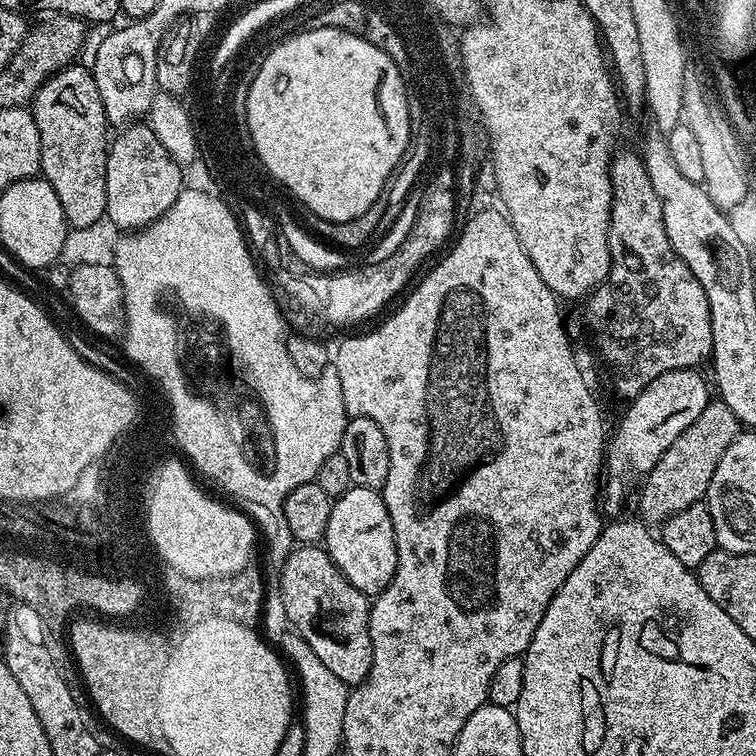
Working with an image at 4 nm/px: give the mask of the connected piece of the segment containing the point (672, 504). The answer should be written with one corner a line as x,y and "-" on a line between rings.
718,398
708,403
702,414
675,438
657,464
643,477
638,488
639,519
649,526
660,526
674,514
686,510
686,506
701,503
708,495
708,483
710,478
714,478
714,470
722,454
726,454
726,446
730,446
741,431
742,425
734,418
734,410
730,410
730,406

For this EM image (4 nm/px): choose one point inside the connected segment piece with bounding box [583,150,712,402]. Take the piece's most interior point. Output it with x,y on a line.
650,316

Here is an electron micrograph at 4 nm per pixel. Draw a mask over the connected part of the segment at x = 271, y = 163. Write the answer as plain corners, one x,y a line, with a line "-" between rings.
337,28
310,29
300,31
279,41
269,52
269,56
262,62
261,69
250,86
249,98
246,102
249,133
253,144
260,144
260,157
268,160
268,168
276,172
286,184
294,185
295,192
300,192
303,200
308,200
312,208
322,210
324,216
336,216
341,220
358,218
360,212
368,209
374,190
380,184
382,174
388,173
390,162
396,161
398,146
404,145
404,107
407,106
404,83
400,77
398,67
378,46
350,34
346,30

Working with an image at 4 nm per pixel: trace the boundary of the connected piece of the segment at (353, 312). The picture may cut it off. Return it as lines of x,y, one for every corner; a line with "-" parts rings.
444,166
439,171
420,196
420,213
417,214
408,237
401,242
400,249
390,253
385,260
368,264
365,268
352,266
331,274
312,274
308,276
309,280
303,276
303,271
300,273
291,272
288,268
282,269
280,281
276,280
274,285
275,291
283,293
287,315
300,315
301,322
312,328
340,328
343,324
360,324
363,320
370,319
375,312
382,311
400,291
403,293
409,287
408,279
416,271
421,271
420,263
427,256
435,257
449,243
458,224
456,177
451,167

